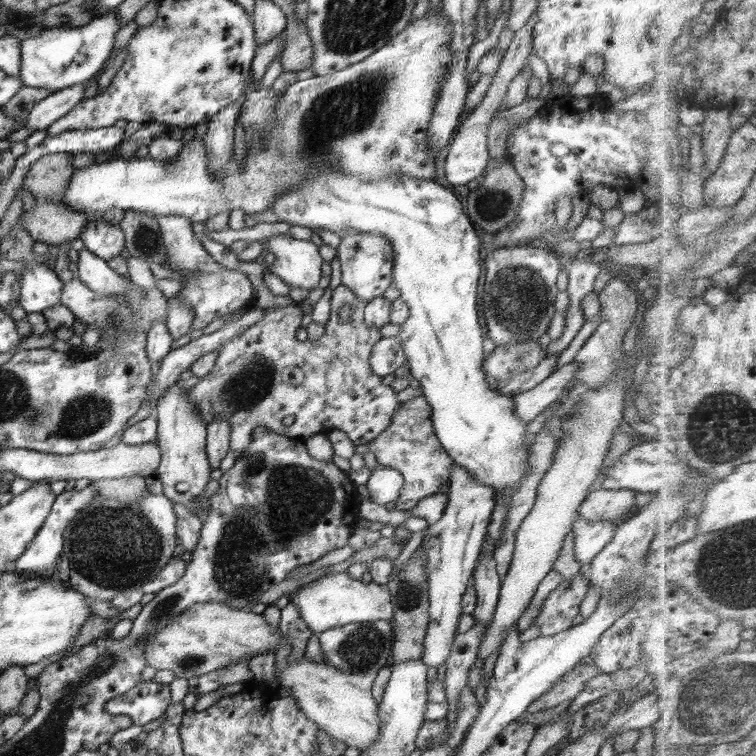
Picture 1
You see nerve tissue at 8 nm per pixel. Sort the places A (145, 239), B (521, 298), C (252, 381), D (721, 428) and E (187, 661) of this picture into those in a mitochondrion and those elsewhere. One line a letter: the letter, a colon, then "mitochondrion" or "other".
A: mitochondrion
B: mitochondrion
C: mitochondrion
D: mitochondrion
E: mitochondrion

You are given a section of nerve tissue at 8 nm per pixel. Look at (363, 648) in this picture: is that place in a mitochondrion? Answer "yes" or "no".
yes

